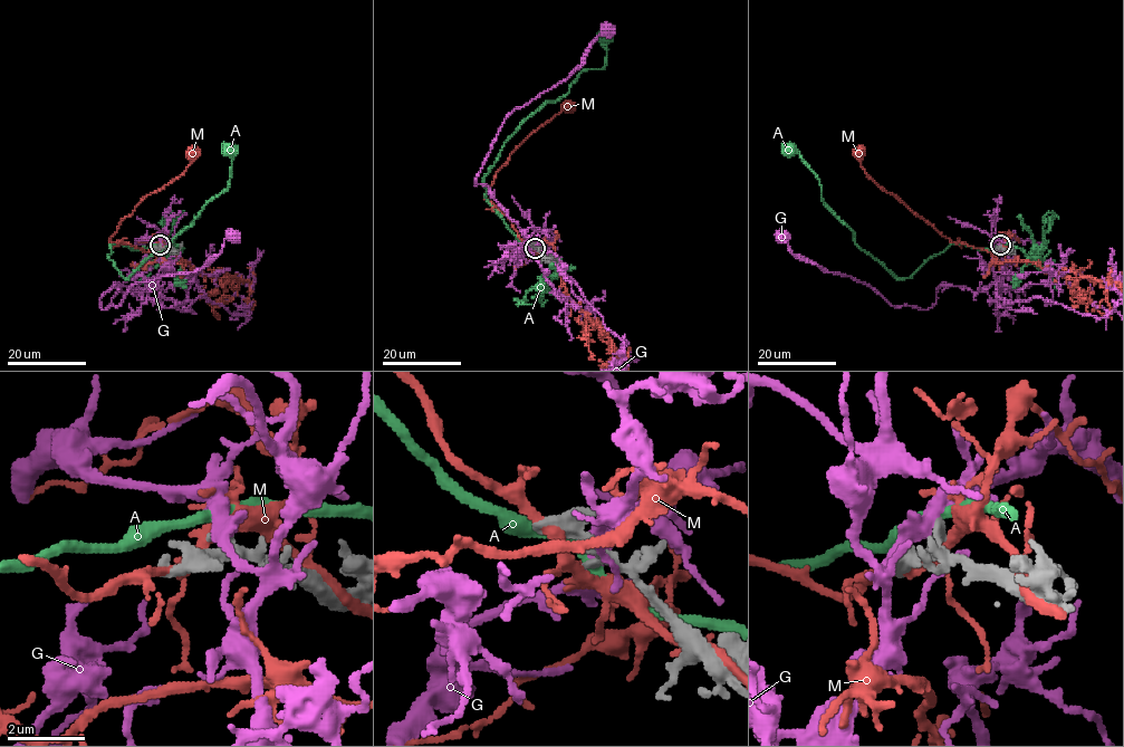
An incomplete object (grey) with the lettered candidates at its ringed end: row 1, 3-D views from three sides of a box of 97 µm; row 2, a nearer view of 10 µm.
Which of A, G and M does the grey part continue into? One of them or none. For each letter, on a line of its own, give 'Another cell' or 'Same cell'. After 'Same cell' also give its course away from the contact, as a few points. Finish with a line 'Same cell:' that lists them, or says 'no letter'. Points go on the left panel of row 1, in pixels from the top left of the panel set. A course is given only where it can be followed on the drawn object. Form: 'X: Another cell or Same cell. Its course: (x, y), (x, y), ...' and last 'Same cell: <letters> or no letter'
A: Another cell
G: Another cell
M: Another cell
Same cell: no letter

